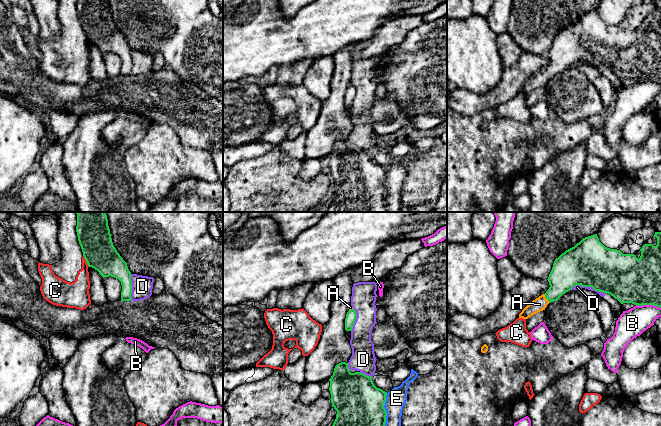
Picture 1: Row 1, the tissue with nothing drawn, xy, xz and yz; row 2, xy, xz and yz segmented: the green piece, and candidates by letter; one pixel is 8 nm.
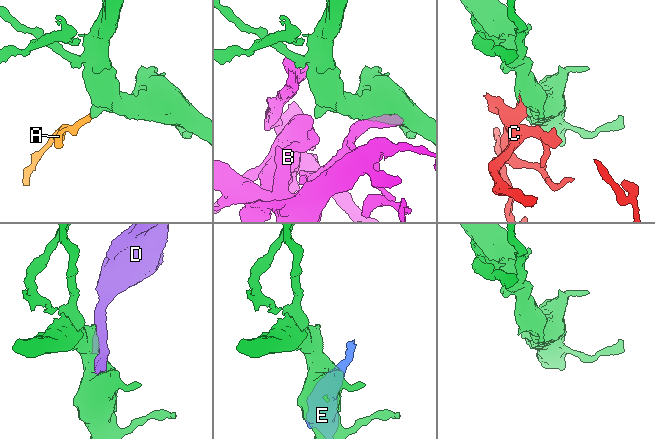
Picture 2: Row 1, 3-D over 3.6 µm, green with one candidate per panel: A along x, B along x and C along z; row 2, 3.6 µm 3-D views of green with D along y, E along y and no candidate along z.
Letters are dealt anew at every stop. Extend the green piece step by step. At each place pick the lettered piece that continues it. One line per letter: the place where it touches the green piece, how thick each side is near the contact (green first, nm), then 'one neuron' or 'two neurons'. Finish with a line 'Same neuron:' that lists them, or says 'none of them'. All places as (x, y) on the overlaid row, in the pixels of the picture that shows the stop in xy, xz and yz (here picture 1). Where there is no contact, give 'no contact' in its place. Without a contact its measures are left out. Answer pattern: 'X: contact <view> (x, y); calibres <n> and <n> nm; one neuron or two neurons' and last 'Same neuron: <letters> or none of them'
A: contact yz (545, 297); calibres 240 and 110 nm; one neuron
B: contact yz (648, 304); calibres 360 and 220 nm; two neurons
C: contact xy (86, 261); calibres 260 and 180 nm; two neurons
D: contact yz (587, 286); calibres 380 and 40 nm; two neurons
E: contact xz (384, 409); calibres 380 and 160 nm; two neurons
Same neuron: A

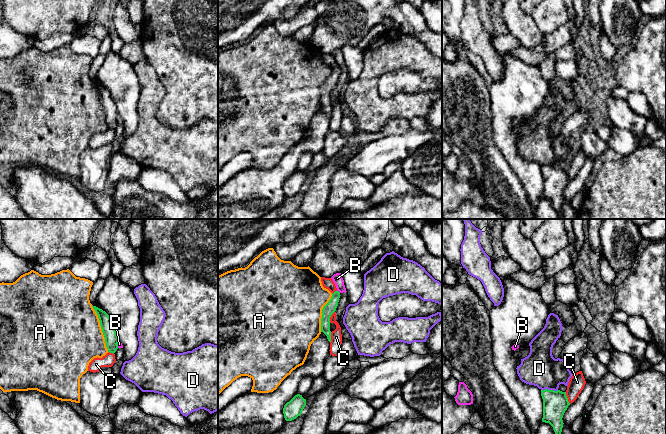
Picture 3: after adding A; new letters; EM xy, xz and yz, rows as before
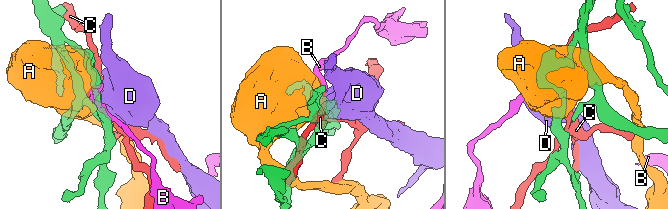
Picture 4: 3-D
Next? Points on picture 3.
A: contact xy (101, 328); calibres 110 and 500 nm; two neurons
B: contact xz (338, 291); calibres 90 and 80 nm; two neurons
C: contact yz (567, 398); calibres 200 and 130 nm; two neurons
D: contact yz (549, 390); calibres 200 and 280 nm; two neurons
Same neuron: none of them

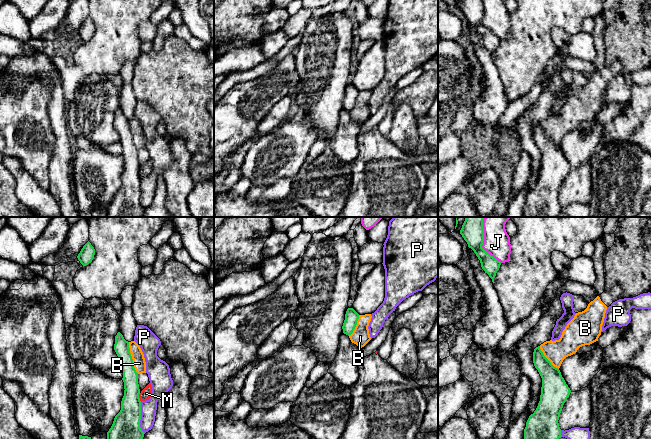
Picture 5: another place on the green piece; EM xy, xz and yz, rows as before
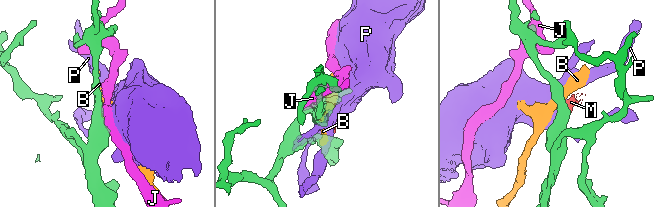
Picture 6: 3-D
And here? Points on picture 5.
B: contact xy (131, 358); calibres 130 and 100 nm; two neurons
J: contact yz (482, 242); calibres 180 and 220 nm; two neurons
M: contact xy (138, 397); calibres 220 and 90 nm; two neurons
P: contact xy (140, 418); calibres 220 and 130 nm; two neurons
Same neuron: none of them

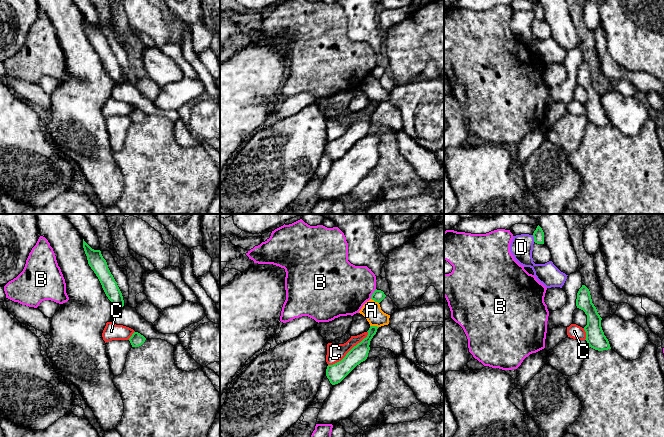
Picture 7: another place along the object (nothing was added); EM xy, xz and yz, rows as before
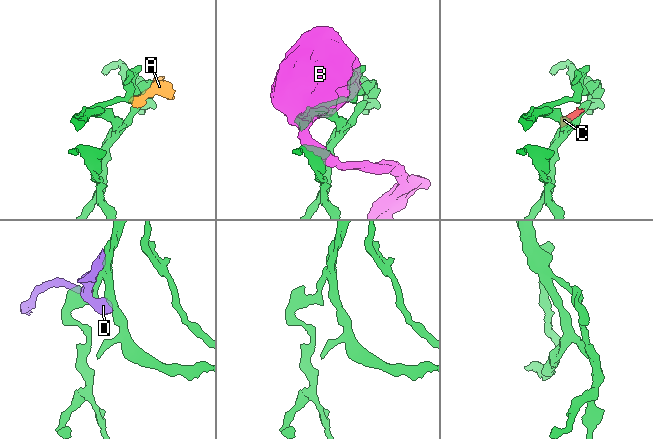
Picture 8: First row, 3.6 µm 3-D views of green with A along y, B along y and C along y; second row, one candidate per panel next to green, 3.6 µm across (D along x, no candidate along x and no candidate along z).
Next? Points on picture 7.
A: contact xz (374, 326); calibres 140 and 160 nm; two neurons
B: contact xz (372, 294); calibres 90 and 420 nm; two neurons
C: contact xz (349, 351); calibres 150 and 140 nm; two neurons
D: contact yz (534, 238); calibres 90 and 190 nm; two neurons
Same neuron: none of them

